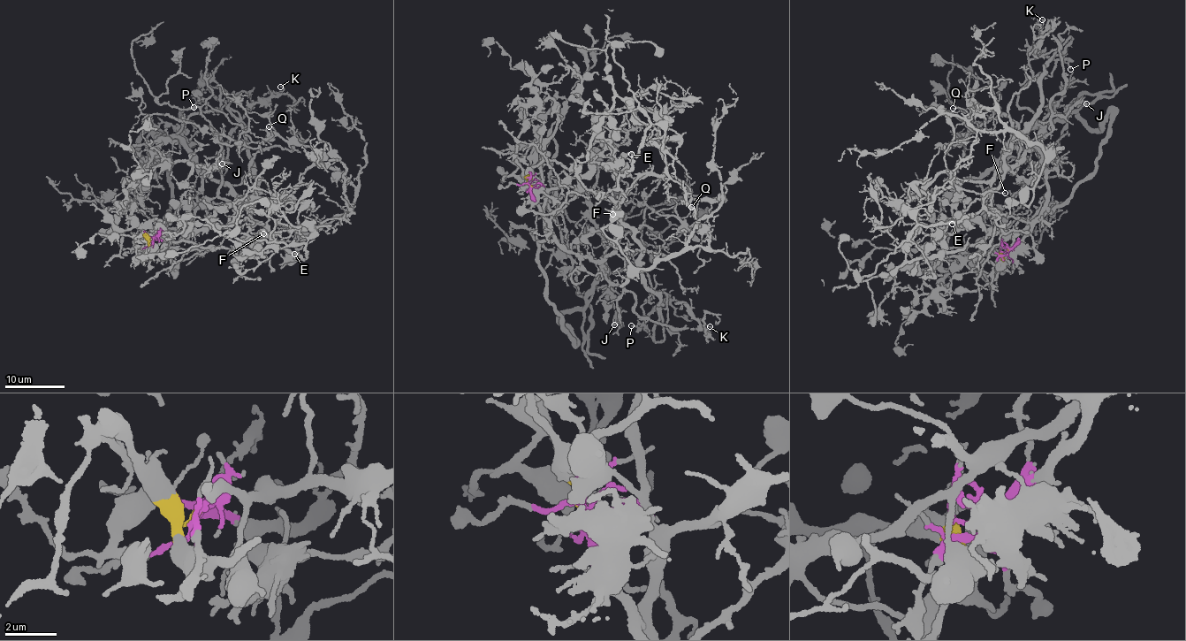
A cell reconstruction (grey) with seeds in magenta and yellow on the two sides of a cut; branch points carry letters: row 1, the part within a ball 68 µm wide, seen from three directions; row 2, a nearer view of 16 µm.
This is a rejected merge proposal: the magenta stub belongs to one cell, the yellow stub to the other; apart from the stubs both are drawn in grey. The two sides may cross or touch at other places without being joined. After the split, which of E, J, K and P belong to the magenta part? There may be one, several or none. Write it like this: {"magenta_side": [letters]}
{"magenta_side": ["J", "K", "P"]}

